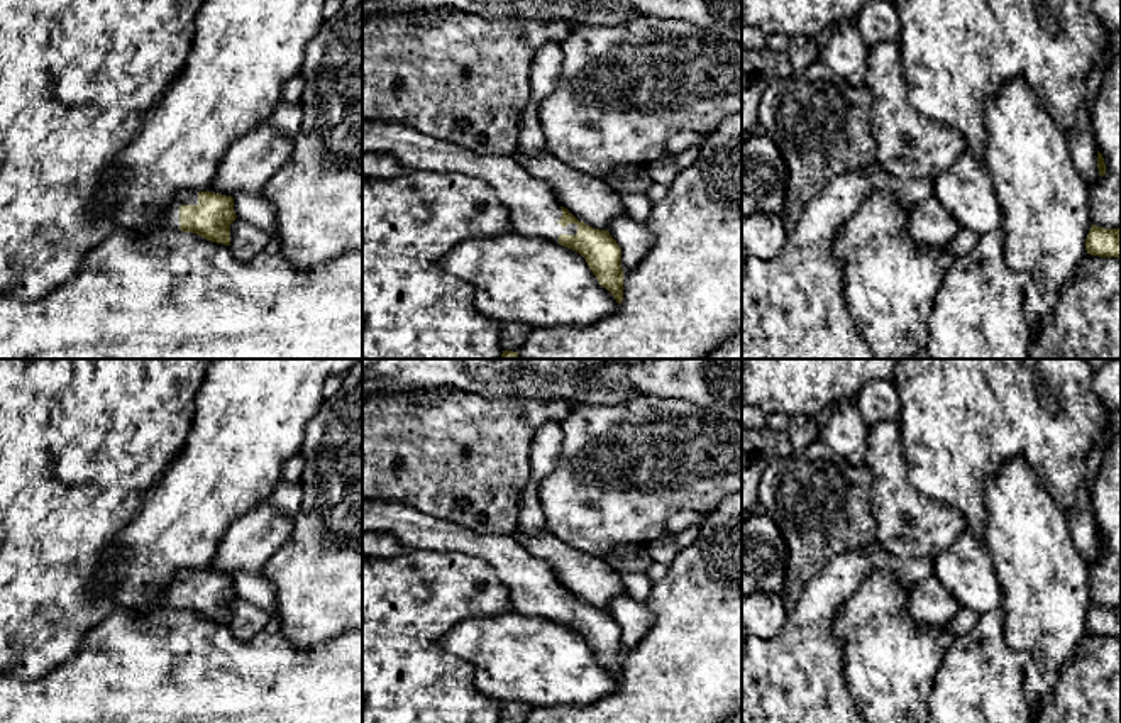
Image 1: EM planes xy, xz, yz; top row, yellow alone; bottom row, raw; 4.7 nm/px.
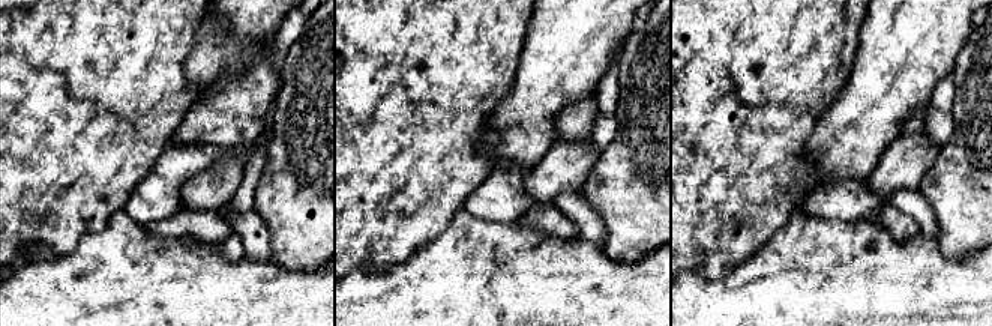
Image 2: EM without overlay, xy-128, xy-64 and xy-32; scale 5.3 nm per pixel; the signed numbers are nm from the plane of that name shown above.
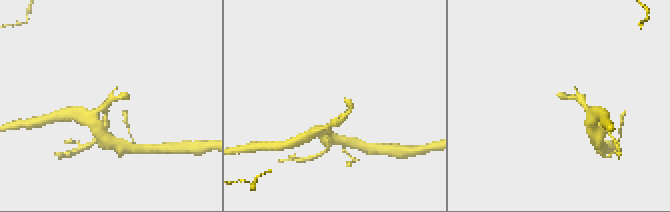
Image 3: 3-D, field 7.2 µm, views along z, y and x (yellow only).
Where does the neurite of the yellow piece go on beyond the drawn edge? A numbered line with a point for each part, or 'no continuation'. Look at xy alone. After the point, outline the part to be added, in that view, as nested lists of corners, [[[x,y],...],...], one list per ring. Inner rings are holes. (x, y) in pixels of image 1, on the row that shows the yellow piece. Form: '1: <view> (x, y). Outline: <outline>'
1: xy (168, 217). Outline: [[[181,191],[166,207],[152,208],[151,213],[157,227],[179,230],[179,207],[181,205],[198,205],[198,193]]]

